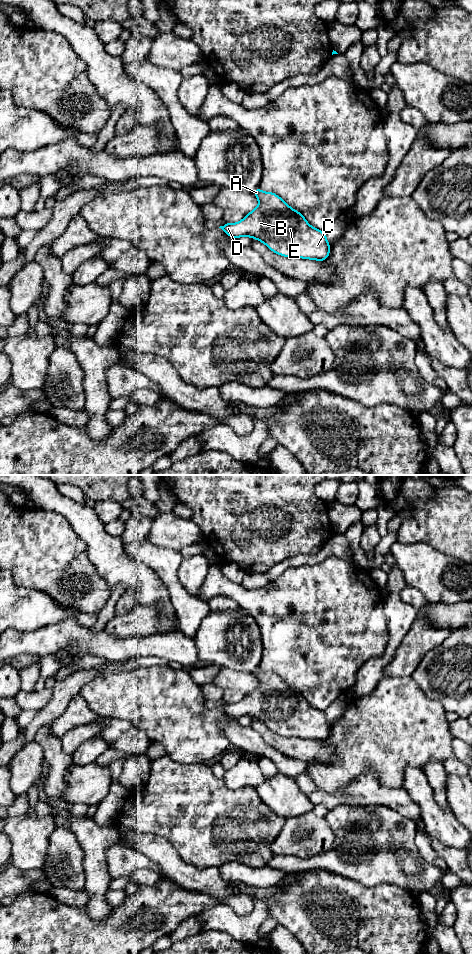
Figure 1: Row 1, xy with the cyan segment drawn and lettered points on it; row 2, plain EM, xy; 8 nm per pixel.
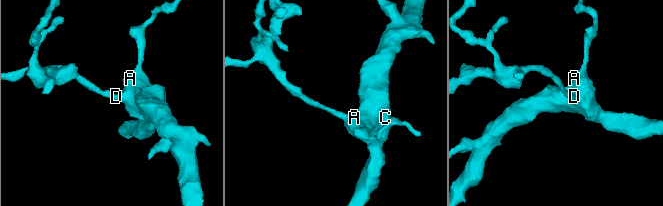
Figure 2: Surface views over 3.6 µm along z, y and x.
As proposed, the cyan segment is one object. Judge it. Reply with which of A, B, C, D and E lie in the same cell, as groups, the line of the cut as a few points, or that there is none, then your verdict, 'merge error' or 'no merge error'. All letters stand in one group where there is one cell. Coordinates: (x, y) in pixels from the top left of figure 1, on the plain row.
A B C D E | no cut | no merge error

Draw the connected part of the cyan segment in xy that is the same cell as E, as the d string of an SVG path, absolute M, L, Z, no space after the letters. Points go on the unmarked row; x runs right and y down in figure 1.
M259 667L253 671L259 680L258 686L246 694L238 703L226 703L220 706L226 715L239 719L247 716L264 723L275 734L284 737L300 737L317 741L325 741L330 734L330 724L324 711L312 707L305 697L285 683L273 672L263 672Z

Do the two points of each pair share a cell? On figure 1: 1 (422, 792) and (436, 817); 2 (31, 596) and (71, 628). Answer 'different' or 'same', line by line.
1: same
2: different

